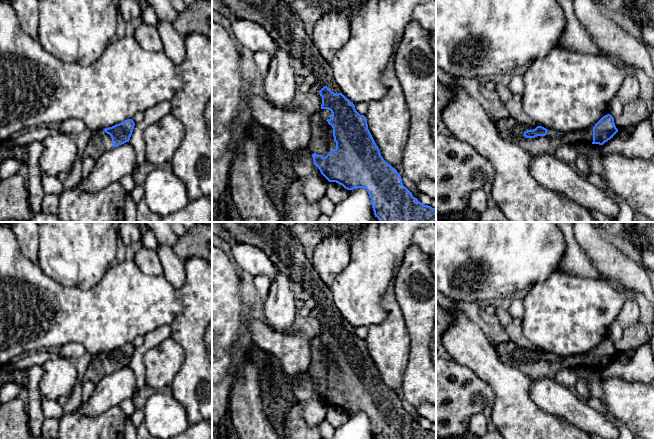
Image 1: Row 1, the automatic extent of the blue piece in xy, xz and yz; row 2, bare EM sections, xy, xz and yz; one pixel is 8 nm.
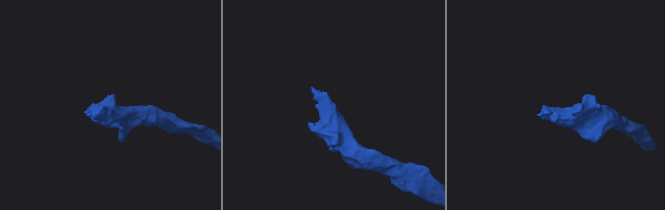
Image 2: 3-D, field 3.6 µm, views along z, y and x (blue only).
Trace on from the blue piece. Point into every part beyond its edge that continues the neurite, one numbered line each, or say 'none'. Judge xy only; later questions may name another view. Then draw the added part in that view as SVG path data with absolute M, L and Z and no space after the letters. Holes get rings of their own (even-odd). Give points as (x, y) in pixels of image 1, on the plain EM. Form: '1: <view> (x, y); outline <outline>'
1: xy (100, 366); outline M103 353L95 355L84 375L84 381L92 381L98 384L99 381L113 371L112 362Z

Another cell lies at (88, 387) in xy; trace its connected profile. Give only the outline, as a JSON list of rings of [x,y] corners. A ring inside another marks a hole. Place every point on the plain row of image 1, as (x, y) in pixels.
[[[85,381],[82,384],[82,403],[88,401],[90,396],[93,394],[95,387],[96,384],[94,384],[92,381]]]

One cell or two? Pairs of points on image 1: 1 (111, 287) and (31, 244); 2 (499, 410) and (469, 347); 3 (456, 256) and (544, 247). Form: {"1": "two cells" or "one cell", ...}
{"1": "two cells", "2": "one cell", "3": "one cell"}

